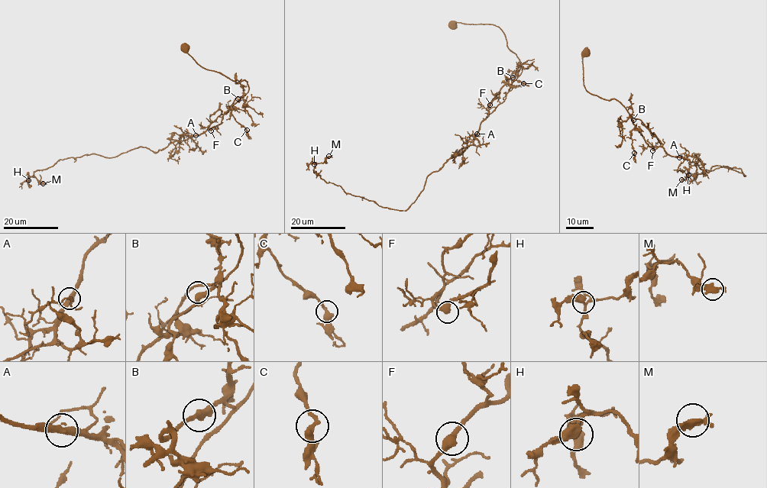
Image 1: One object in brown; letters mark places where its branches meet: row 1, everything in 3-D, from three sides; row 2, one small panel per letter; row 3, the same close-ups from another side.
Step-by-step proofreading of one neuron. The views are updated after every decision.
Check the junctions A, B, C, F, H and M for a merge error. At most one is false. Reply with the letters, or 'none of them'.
A

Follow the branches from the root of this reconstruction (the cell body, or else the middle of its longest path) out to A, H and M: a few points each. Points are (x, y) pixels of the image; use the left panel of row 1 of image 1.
A: (181, 141), (195, 135)
H: (181, 141), (156, 152), (141, 146), (113, 157), (94, 153), (59, 159), (53, 166), (35, 170), (28, 180)
M: (181, 141), (156, 152), (141, 146), (113, 157), (94, 153), (59, 159), (27, 178), (33, 176), (43, 183)

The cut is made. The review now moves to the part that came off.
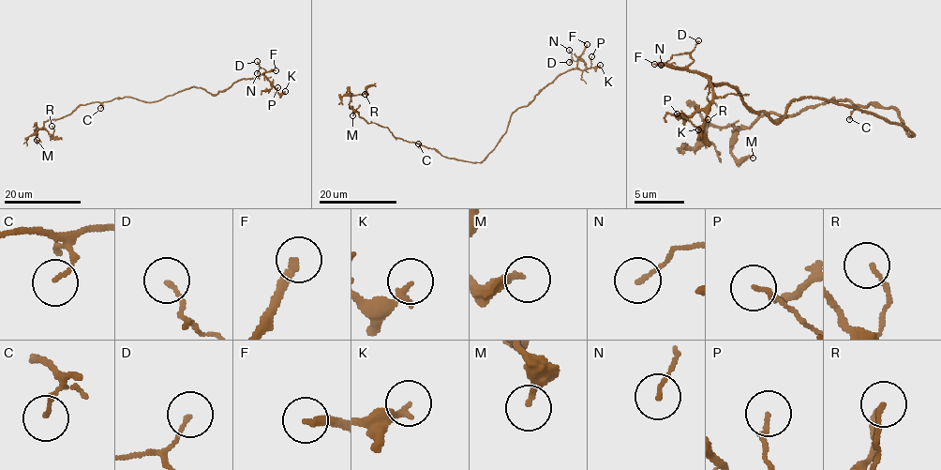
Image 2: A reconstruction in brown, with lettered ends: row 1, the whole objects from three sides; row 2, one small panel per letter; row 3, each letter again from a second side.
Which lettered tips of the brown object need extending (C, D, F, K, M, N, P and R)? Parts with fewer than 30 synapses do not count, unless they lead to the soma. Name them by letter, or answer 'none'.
F

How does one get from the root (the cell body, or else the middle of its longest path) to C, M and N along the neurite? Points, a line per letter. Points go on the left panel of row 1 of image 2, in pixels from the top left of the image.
C: (151, 101), (129, 97), (112, 98), (105, 101), (100, 108)
M: (151, 101), (127, 97), (80, 104), (70, 114), (46, 120), (37, 130), (37, 140)
N: (151, 101), (193, 86), (216, 95), (241, 79), (259, 77), (265, 70), (261, 67), (257, 73)

